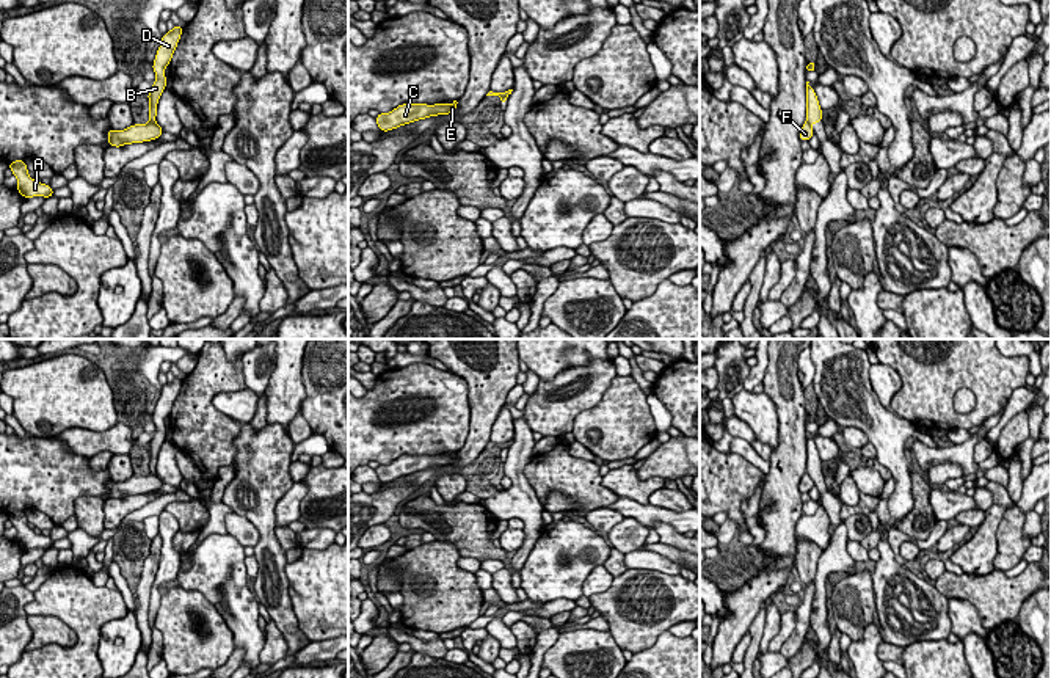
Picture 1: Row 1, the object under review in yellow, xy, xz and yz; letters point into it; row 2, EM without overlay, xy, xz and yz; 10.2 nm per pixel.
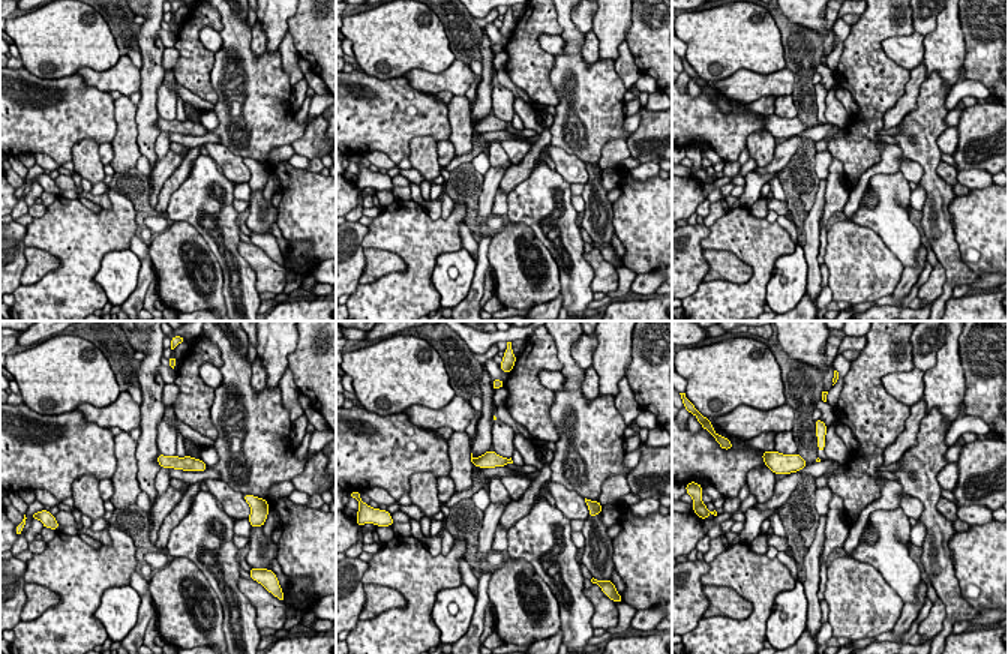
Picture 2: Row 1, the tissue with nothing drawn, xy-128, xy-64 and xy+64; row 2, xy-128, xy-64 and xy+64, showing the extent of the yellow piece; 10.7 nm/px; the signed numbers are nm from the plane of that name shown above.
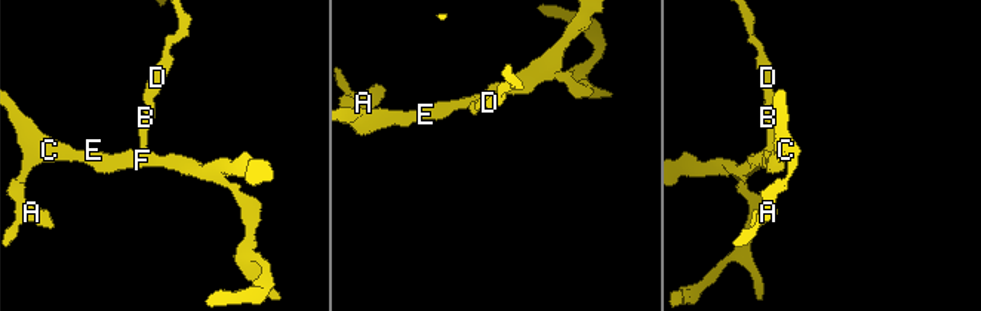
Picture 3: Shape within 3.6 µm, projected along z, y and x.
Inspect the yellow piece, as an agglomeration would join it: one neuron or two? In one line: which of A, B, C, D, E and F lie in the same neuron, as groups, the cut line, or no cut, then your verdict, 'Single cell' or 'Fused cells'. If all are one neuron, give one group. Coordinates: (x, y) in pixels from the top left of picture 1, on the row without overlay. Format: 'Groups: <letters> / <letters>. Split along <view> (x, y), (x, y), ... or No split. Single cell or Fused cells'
Groups: A C E F / B D. Split along xy (149, 473), (154, 474). Fused cells

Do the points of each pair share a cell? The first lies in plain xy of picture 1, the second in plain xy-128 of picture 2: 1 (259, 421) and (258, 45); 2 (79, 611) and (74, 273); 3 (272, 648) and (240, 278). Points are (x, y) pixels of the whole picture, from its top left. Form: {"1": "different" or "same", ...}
{"1": "same", "2": "same", "3": "different"}

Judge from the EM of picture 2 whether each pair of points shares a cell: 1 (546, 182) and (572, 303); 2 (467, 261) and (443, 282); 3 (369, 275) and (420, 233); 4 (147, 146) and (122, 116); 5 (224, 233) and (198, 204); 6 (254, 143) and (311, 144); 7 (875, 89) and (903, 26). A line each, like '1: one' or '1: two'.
1: one
2: one
3: two
4: two
5: one
6: two
7: one

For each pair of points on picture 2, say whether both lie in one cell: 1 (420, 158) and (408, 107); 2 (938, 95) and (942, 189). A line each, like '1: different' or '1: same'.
1: different
2: same

